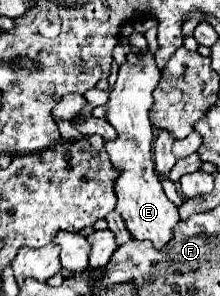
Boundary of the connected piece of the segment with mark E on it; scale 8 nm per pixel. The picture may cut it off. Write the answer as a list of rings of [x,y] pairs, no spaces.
[[[142,54],[136,66],[124,62],[118,72],[114,90],[110,92],[106,104],[106,120],[118,130],[118,138],[106,142],[106,151],[110,156],[118,178],[114,180],[114,190],[118,196],[116,210],[124,216],[126,228],[132,238],[152,240],[156,248],[162,248],[172,238],[172,228],[178,224],[178,208],[168,200],[164,188],[154,172],[152,154],[152,126],[148,120],[148,110],[152,106],[152,90],[160,80],[160,68],[154,62],[154,54]]]

